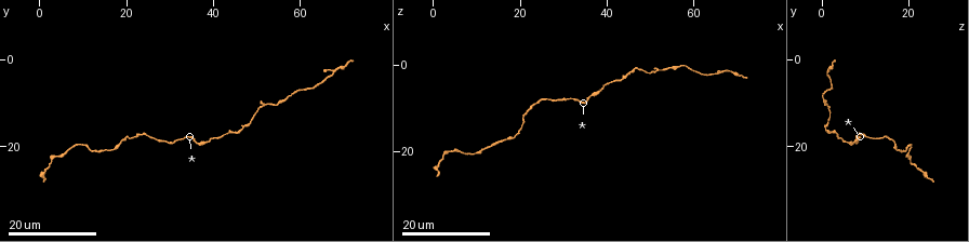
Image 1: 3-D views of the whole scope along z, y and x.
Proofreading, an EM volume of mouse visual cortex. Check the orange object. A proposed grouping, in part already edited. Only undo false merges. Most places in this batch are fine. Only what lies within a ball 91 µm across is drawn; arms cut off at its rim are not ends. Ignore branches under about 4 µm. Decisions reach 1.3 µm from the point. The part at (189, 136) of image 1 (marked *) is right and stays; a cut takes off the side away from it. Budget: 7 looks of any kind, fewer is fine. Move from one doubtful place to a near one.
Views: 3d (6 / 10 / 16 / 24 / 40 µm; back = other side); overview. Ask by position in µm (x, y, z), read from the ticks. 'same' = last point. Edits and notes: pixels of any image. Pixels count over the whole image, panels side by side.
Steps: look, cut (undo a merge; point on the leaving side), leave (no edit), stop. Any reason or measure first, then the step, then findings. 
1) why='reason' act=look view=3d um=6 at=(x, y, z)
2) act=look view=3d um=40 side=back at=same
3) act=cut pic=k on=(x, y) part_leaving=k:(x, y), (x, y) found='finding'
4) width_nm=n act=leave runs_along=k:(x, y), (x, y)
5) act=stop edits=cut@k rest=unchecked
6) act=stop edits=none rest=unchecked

why='thick turns thin' act=look view=3d um=16 at=(46.5, 15.5, 1.0)

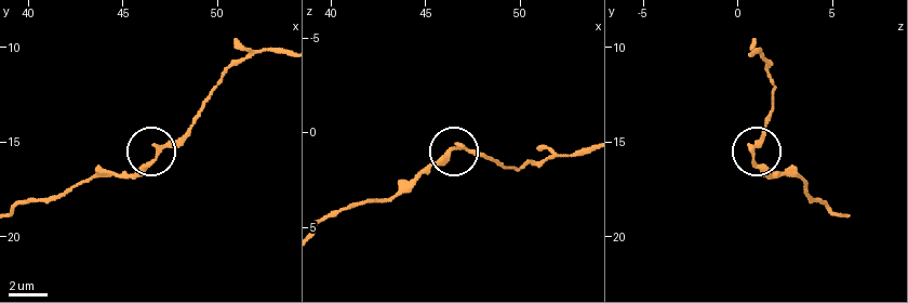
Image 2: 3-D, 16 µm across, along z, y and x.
why='closer look' act=look view=3d um=10 at=(46.8, 15.6, 0.9)

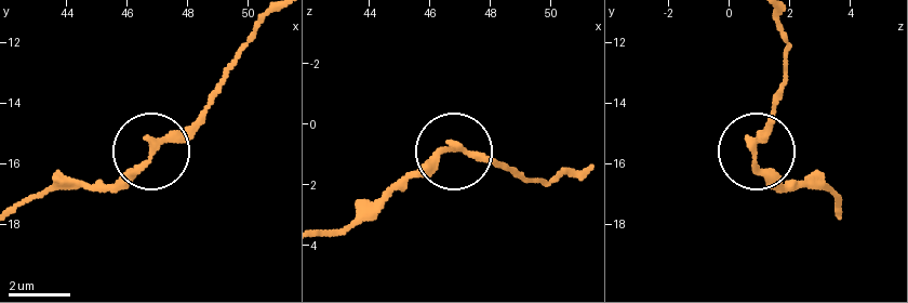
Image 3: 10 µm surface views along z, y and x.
act=leave runs_along=3:(840, 212), (819, 186), (780, 184), (752, 150), (780, 88) found='one neuron here'

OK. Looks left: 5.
why='calibre changes' act=look view=3d um=24 at=(68.5, 2.5, 2.0)

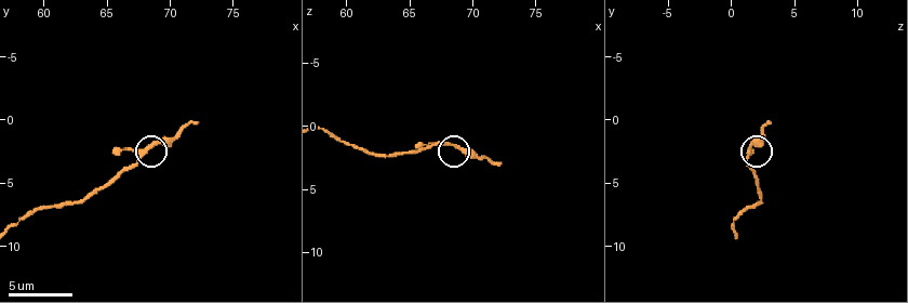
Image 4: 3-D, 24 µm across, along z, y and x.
act=look view=3d um=10 at=(68.8, 1.8, 1.4)

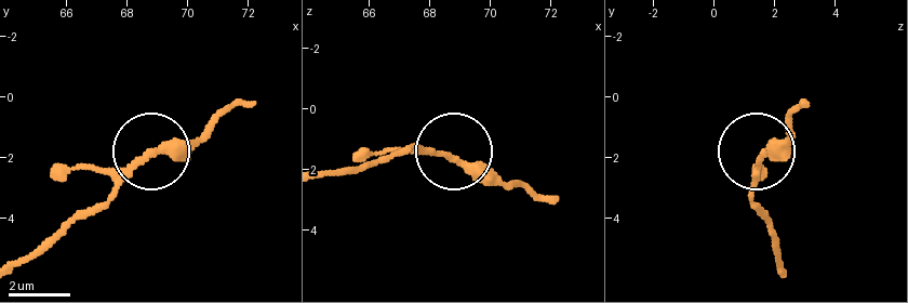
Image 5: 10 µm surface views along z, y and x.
width_nm=230 act=leave runs_along=5:(320, 173), (359, 171), (428, 147), (482, 166), (511, 186) found='all the same neuron'

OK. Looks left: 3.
why='calibre changes' act=look view=3d um=16 at=(57.0, 9.0, 0.5)

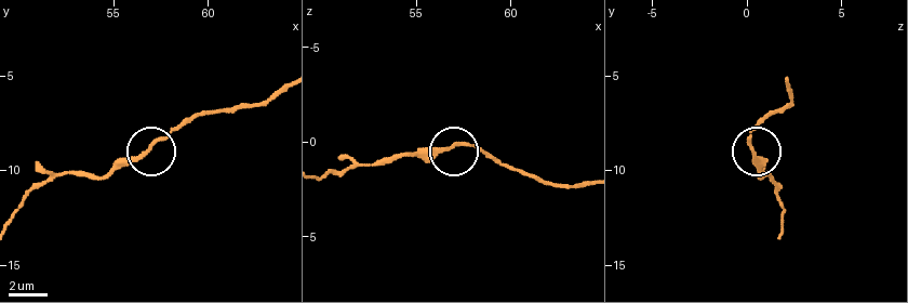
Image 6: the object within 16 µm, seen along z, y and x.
why='zoom in' act=look view=3d um=6 at=(56.6, 9.2, 0.5)

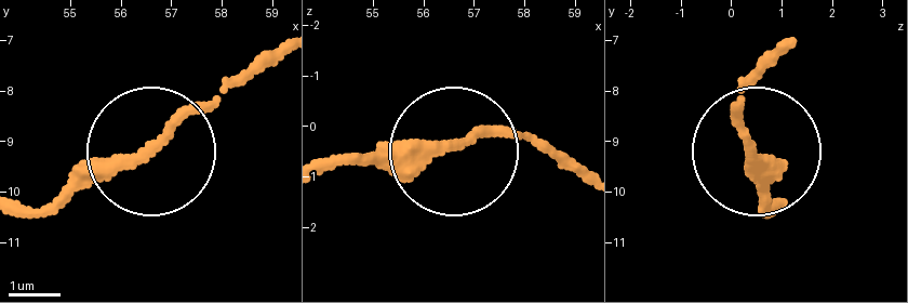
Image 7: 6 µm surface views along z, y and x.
width_nm=230 act=leave runs_along=7:(27, 206), (118, 175), (255, 60) found='continuous, no second neuron'

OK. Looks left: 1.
act=stop edits=none rest=unchecked

